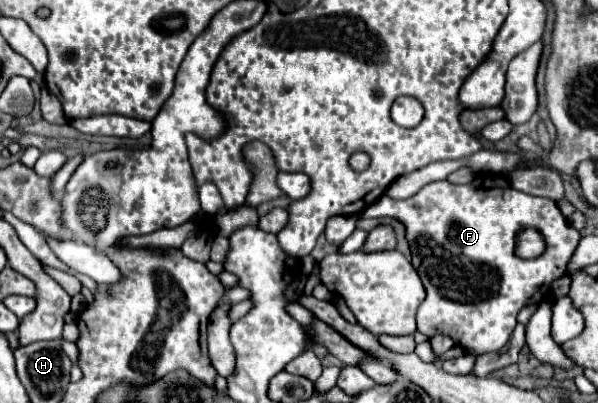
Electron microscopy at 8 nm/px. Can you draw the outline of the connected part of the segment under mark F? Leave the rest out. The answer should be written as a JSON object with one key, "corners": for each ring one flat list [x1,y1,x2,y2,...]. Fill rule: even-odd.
{"corners":[[478,174,474,182,466,186,454,186,448,180,432,182,406,200,392,200,388,196,382,196,374,204,370,204,362,216,396,218,406,228,412,266,416,268,426,288,426,298,416,314,418,332,426,334,428,338,446,334,454,338,460,348,470,350,474,356,486,354,490,350,500,350,508,342,516,326,518,312,530,302,544,300,538,298,544,292,548,298,550,284,556,278,564,276,568,260,572,258,580,242,580,232,568,224,556,202,552,202,550,198,536,198,524,192,516,192,504,176,494,174],[528,226,538,228,544,234,546,252,532,260,518,260,518,256,514,254,514,236,520,228]]}

